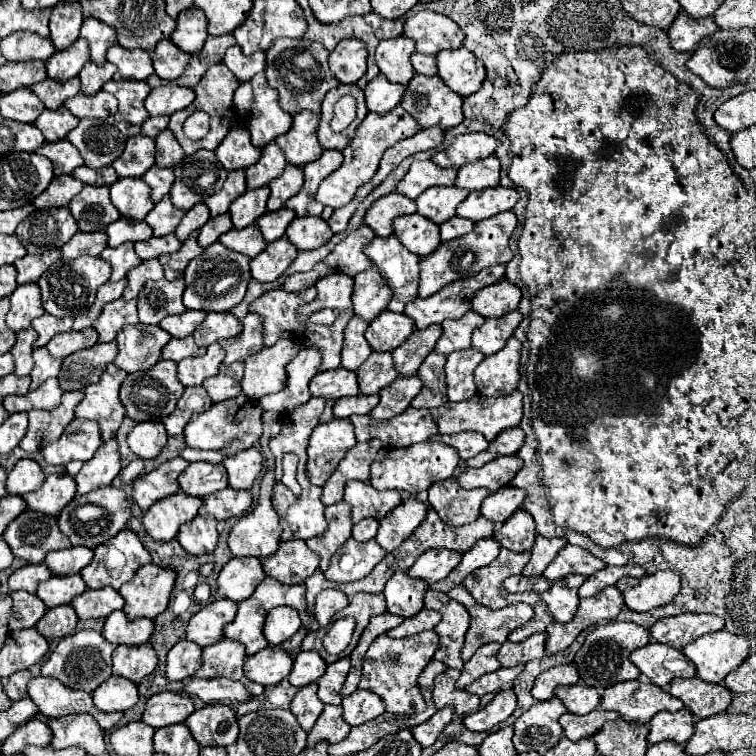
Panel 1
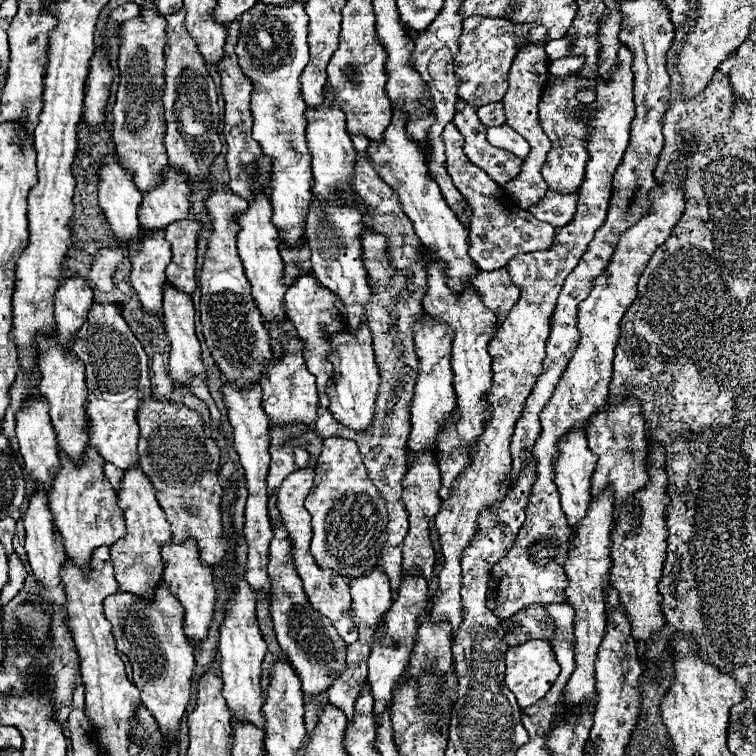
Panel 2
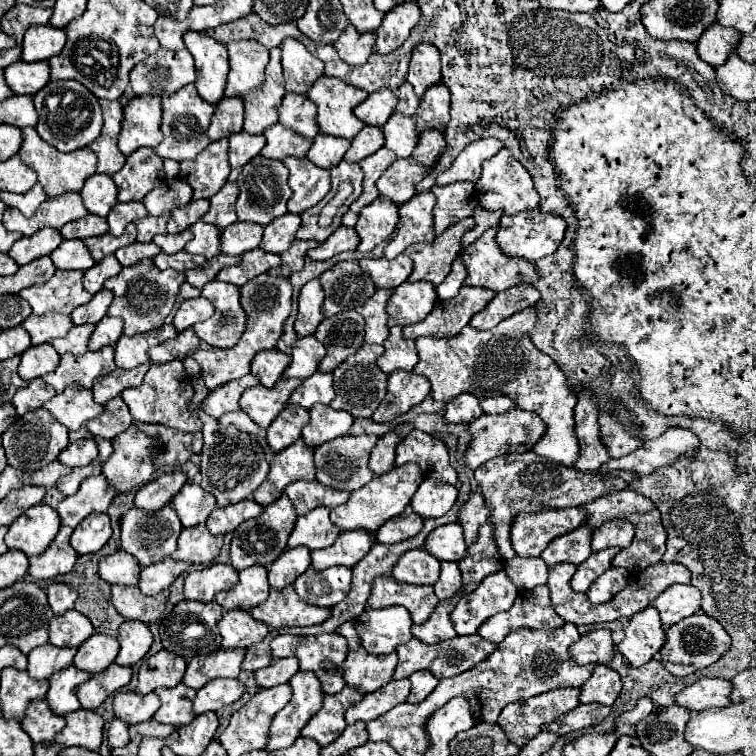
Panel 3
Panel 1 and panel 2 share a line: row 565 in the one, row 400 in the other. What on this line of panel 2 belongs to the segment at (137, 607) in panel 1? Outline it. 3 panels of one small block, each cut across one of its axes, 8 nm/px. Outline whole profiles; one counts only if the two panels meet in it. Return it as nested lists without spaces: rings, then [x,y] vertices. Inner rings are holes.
[[[148,398],[144,406],[138,410],[138,424],[140,424],[140,468],[152,482],[156,490],[156,498],[166,512],[168,522],[172,524],[174,542],[186,542],[192,538],[200,552],[200,562],[216,568],[226,558],[226,540],[222,528],[222,484],[218,482],[218,468],[220,468],[220,448],[216,440],[204,434],[202,416],[188,406],[172,404],[172,402],[158,402]],[[194,504],[200,510],[200,516],[192,516],[186,512],[186,506]]]

